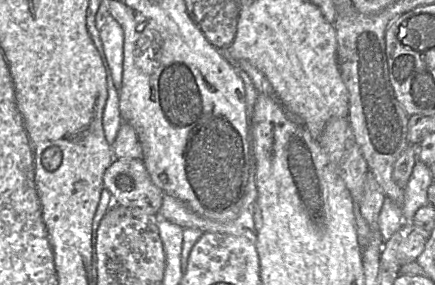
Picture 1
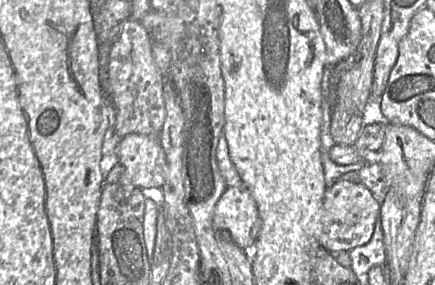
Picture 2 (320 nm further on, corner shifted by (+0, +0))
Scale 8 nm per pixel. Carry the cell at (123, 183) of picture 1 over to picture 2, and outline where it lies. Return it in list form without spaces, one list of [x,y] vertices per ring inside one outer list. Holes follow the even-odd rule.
[[[130,133],[117,147],[118,162],[138,187],[161,188],[167,176],[167,160],[159,136]]]

